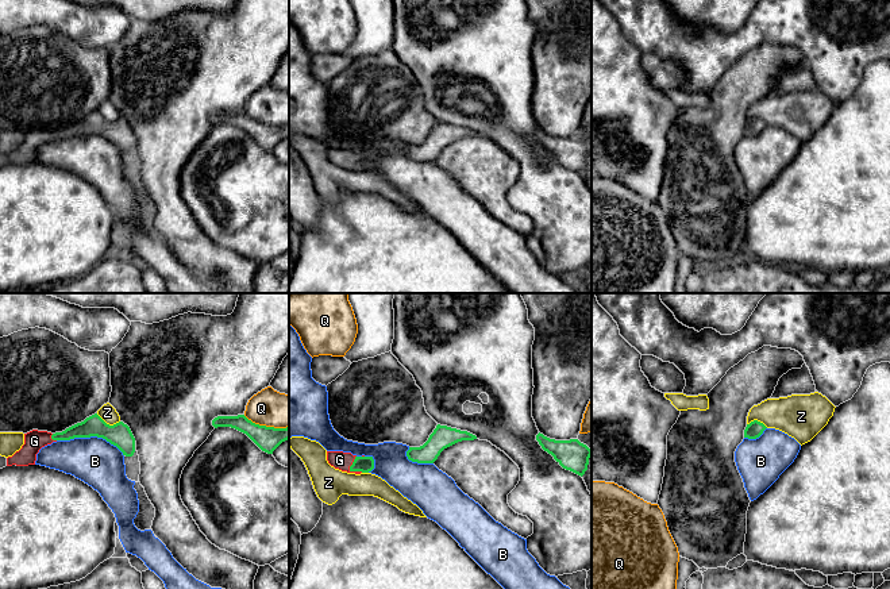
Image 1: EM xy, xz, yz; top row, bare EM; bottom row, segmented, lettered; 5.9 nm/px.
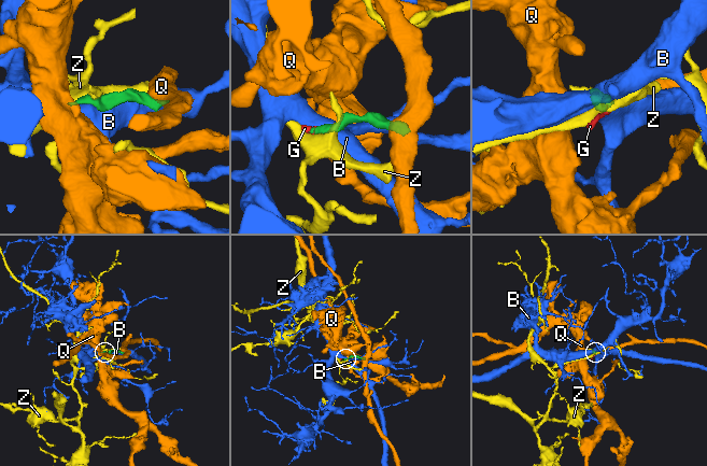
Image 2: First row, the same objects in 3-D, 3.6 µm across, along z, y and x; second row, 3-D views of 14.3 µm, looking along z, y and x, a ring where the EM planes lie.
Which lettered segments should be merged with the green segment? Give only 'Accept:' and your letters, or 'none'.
Accept: G

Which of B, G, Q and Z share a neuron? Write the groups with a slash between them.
B / G / Q / Z

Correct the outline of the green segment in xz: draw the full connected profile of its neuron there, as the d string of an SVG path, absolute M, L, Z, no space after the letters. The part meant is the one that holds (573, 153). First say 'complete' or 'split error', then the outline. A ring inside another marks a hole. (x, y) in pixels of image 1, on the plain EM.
complete | M539 130L536 132L536 138L563 166L581 174L587 168L592 147L578 136L555 138Z

